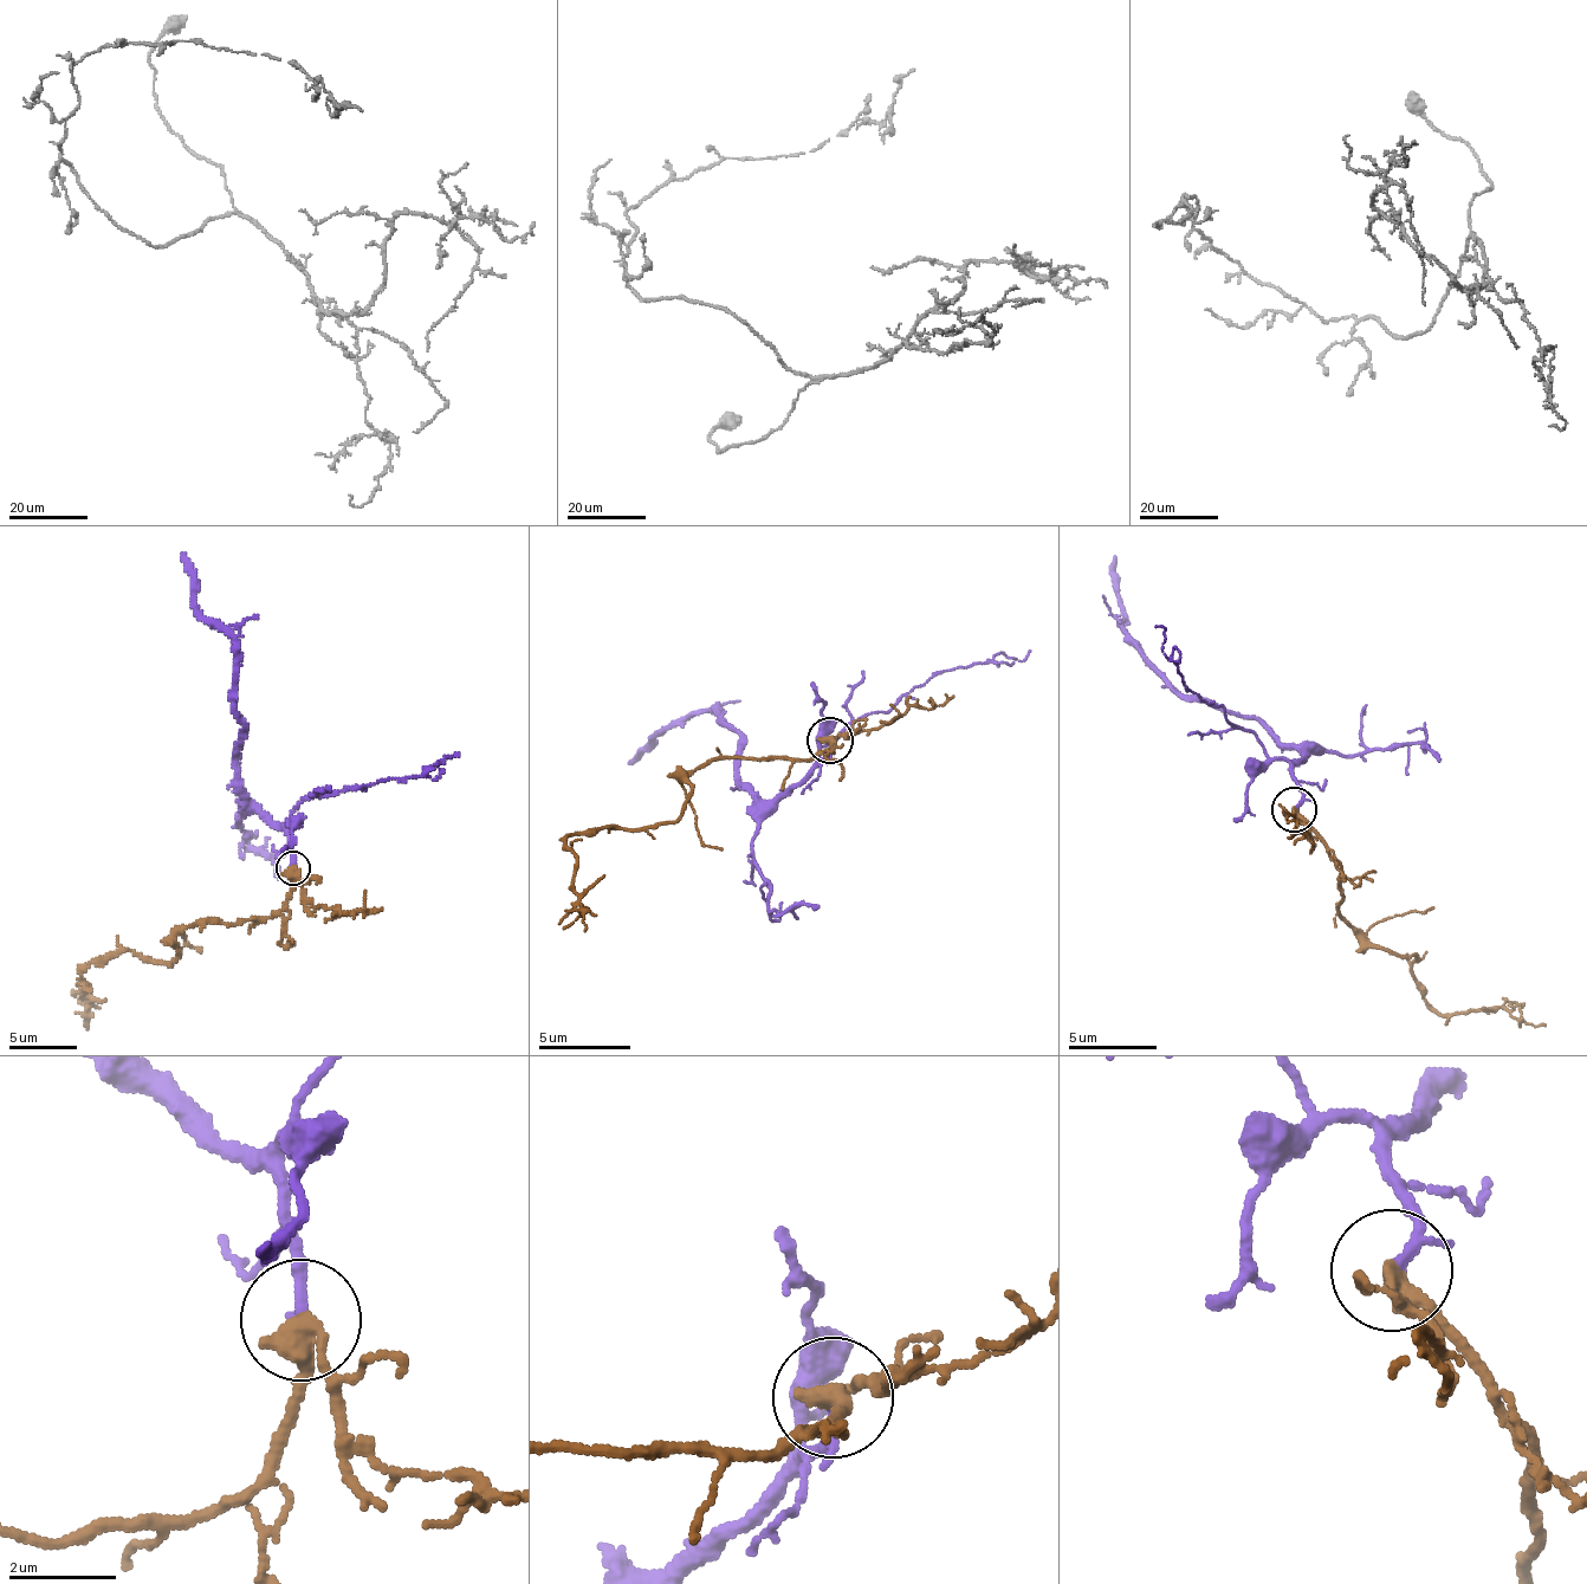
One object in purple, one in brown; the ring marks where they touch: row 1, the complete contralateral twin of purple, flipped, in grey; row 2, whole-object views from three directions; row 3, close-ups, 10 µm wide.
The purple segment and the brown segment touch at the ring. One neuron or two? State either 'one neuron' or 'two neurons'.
one neuron

